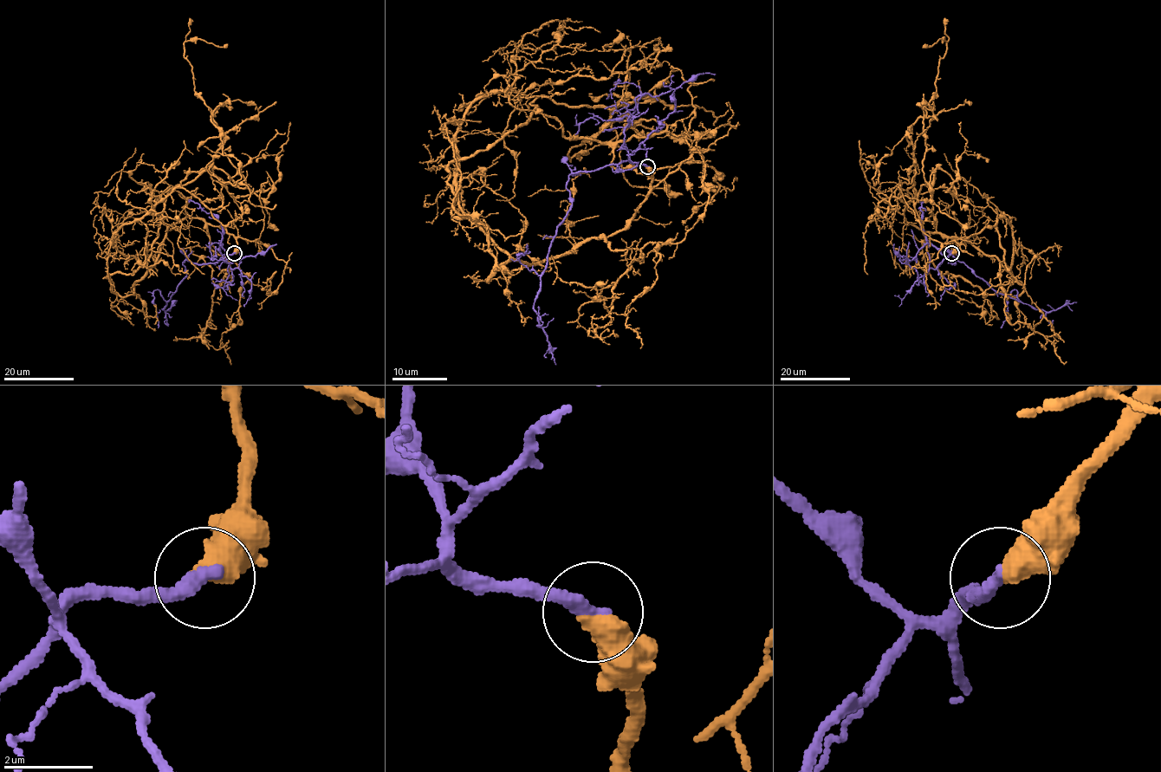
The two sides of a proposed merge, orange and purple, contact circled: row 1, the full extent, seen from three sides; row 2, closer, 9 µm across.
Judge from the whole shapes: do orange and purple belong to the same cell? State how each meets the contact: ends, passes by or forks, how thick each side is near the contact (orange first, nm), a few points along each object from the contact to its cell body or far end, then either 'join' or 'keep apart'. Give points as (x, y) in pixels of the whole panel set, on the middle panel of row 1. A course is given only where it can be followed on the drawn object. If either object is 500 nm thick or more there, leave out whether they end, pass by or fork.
calibres 550 and 340 nm; course orange (647, 167), (618, 231), (489, 281), (451, 209), (449, 165), (533, 100), (632, 98), (567, 158), (637, 123); course purple (647, 165), (623, 160), (569, 176), (567, 185), (572, 204), (553, 238), (533, 310), (547, 338), (555, 364); join

